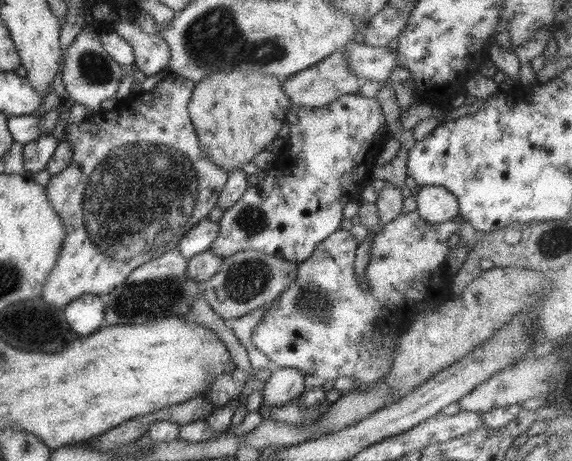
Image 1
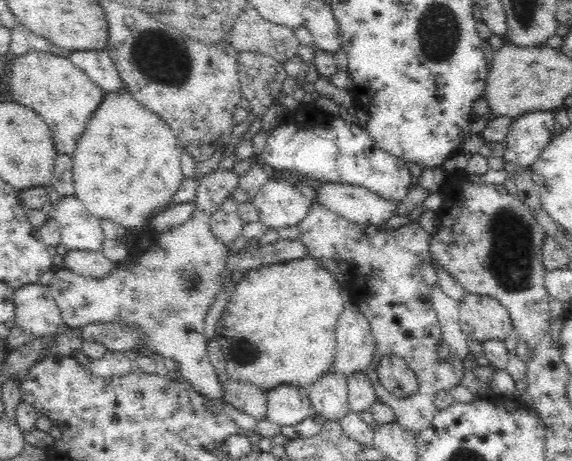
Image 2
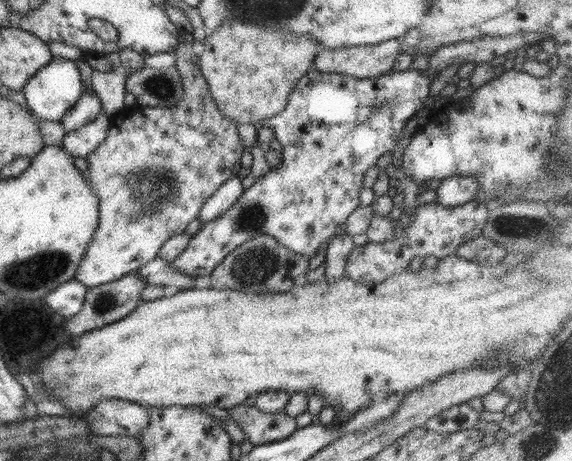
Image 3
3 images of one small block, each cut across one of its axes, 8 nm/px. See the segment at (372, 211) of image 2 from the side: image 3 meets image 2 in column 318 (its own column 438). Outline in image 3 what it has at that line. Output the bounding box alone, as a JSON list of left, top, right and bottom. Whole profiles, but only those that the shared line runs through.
[436,176,477,207]

